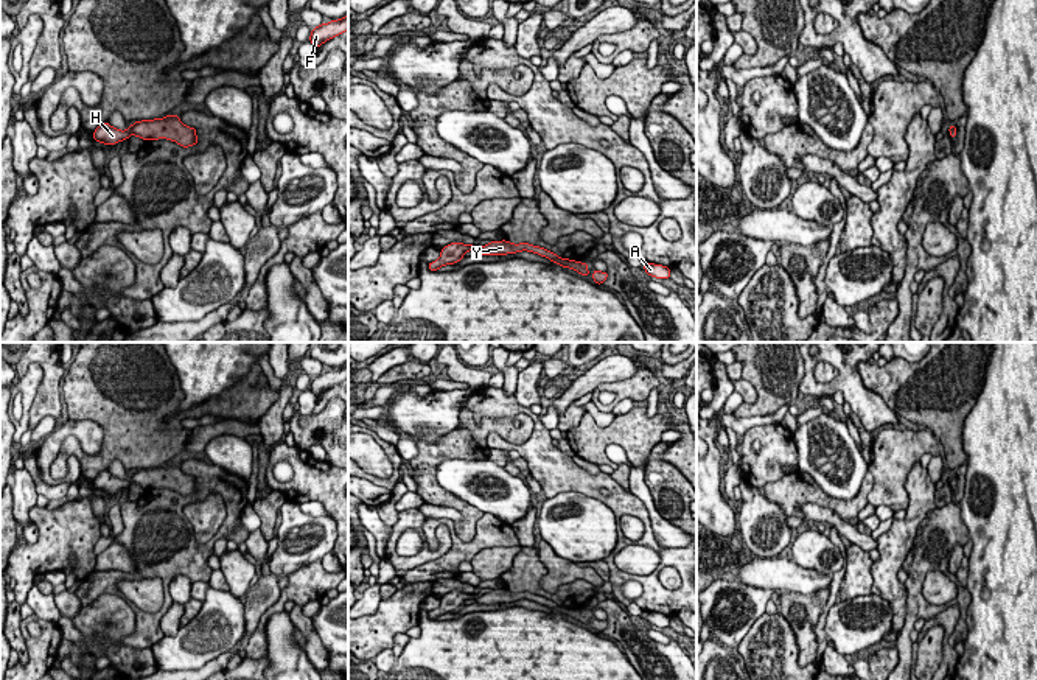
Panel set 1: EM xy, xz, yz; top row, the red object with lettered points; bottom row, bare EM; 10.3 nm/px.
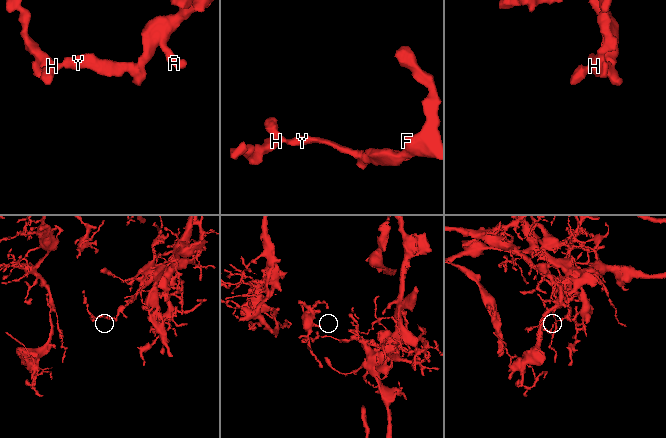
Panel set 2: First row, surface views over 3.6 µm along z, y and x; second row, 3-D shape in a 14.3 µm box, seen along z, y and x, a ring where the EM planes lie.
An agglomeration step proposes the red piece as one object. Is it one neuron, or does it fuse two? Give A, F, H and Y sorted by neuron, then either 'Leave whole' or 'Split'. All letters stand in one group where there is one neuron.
Groups: A F H Y. Leave whole

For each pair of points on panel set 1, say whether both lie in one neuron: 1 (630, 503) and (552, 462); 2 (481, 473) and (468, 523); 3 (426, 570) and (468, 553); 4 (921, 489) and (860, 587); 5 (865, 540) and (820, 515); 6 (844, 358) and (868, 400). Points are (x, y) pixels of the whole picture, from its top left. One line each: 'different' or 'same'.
1: same
2: different
3: same
4: different
5: same
6: same

